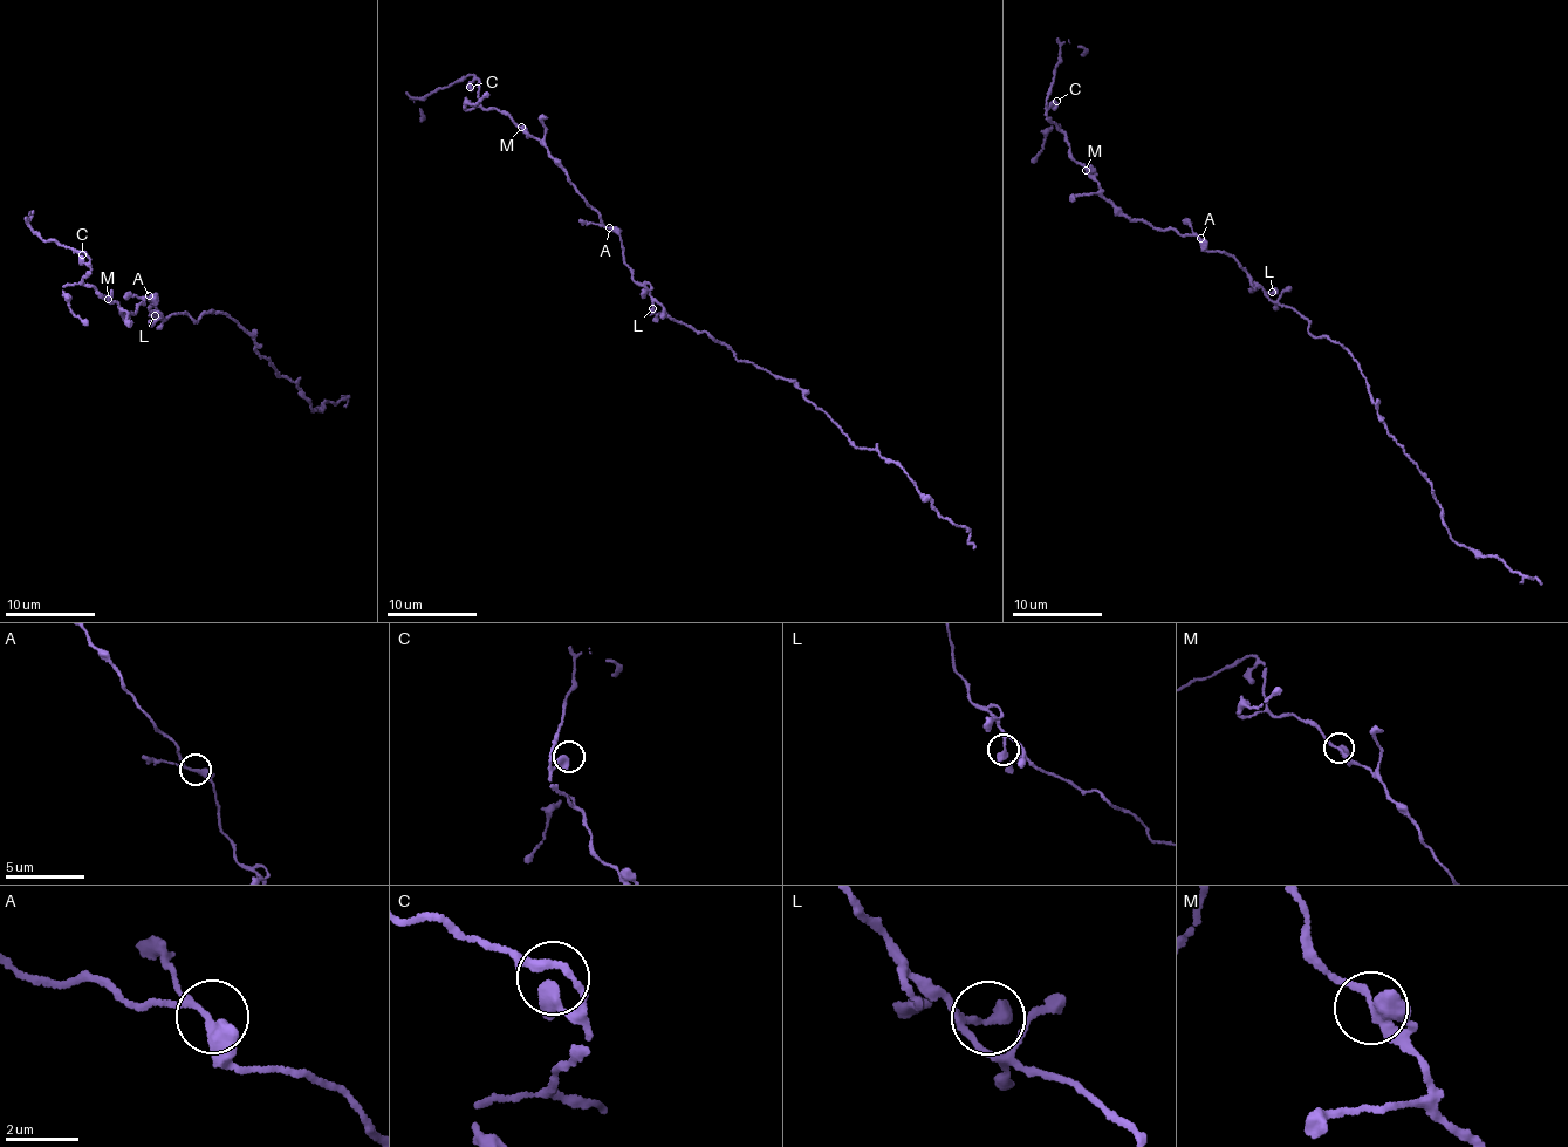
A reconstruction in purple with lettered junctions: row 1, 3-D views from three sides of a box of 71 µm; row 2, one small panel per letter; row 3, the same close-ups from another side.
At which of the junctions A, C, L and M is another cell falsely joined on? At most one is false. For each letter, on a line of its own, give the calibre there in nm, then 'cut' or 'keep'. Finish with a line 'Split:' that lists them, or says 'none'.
A: calibre 320 nm; keep
C: calibre 480 nm; keep
L: calibre 280 nm; keep
M: calibre 400 nm; keep
Split: none

